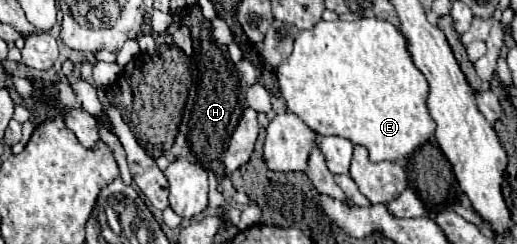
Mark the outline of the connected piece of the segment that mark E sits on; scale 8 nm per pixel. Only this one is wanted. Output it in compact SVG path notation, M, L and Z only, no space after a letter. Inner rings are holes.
M359 18L353 22L317 22L311 30L303 30L297 36L289 60L277 68L277 80L287 108L297 114L313 132L321 136L341 136L353 144L365 146L371 162L393 162L407 158L435 132L435 122L425 106L429 94L427 80L413 64L401 30L387 20Z

